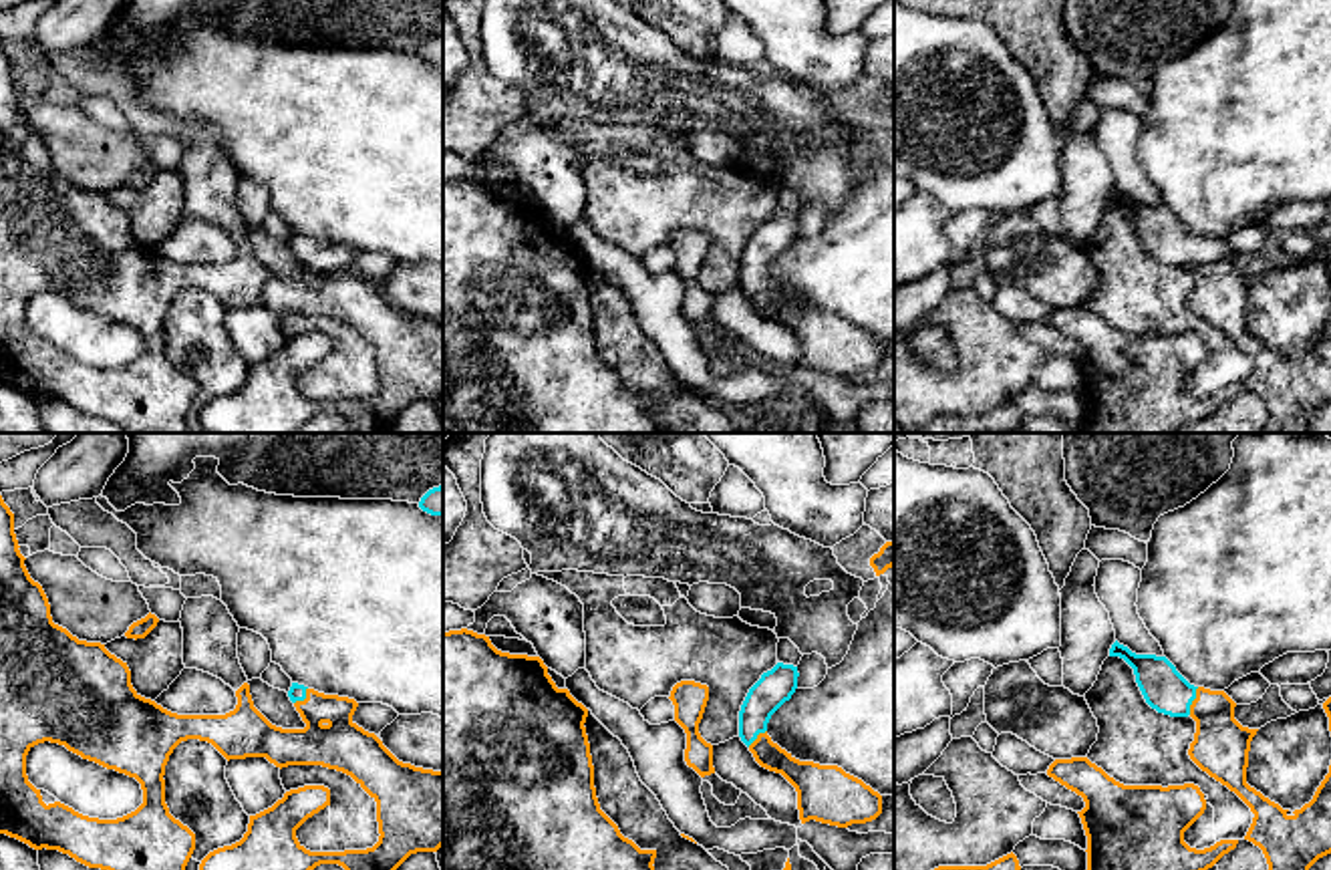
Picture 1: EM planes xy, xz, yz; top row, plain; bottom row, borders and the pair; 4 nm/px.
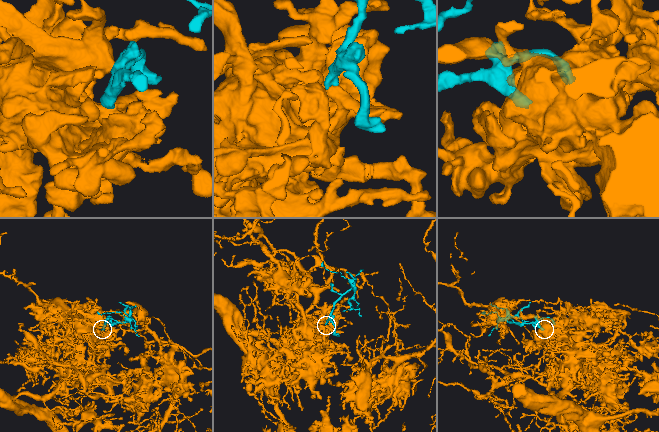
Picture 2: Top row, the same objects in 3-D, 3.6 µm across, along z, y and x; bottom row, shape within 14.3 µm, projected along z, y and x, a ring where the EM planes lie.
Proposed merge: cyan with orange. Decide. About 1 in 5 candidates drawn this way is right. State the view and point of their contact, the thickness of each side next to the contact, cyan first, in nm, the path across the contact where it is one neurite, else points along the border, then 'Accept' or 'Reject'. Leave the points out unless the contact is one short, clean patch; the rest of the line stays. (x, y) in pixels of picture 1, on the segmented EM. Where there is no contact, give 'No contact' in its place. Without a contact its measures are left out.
Touches cyan at yz (1193, 699). Thickness 180 nm (cyan) against 220 nm. Path across: yz (1164, 689), (1180, 699), (1193, 699), (1215, 721), (1221, 746). Accept

